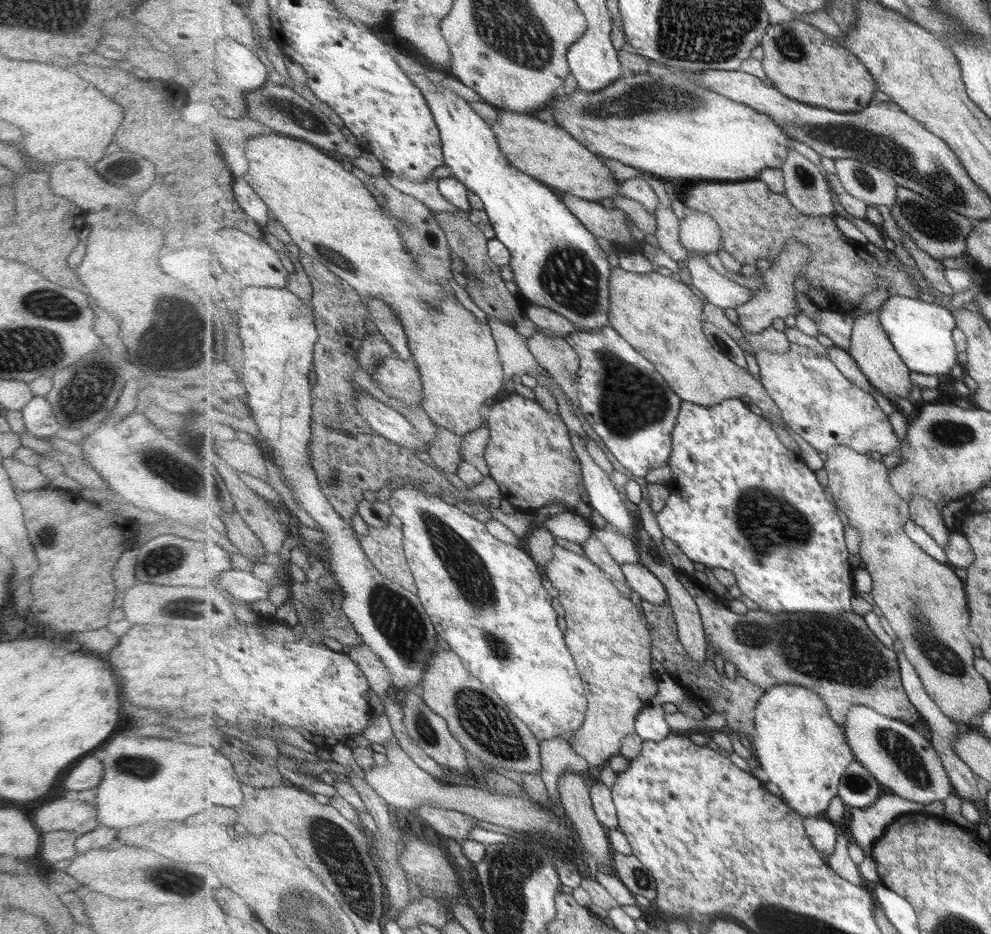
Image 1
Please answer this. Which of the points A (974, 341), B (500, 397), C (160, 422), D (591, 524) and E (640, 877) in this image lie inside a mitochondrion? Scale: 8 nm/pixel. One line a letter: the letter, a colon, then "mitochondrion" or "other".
A: other
B: other
C: other
D: other
E: mitochondrion

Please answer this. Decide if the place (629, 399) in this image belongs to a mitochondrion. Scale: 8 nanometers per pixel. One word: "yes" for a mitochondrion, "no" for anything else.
yes

